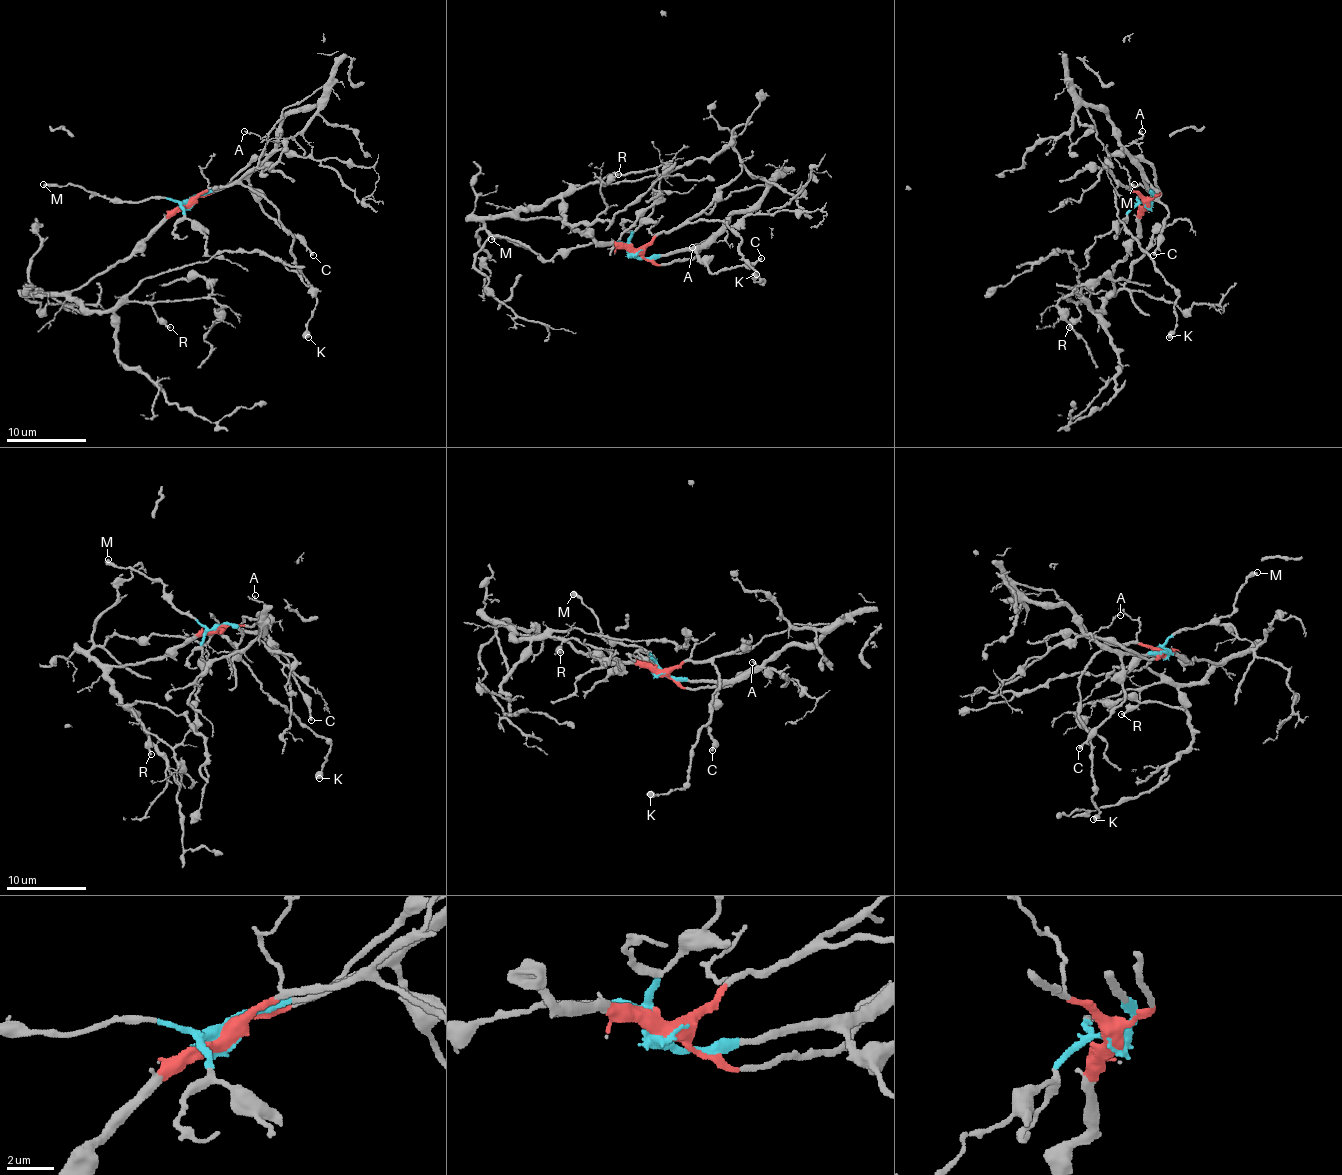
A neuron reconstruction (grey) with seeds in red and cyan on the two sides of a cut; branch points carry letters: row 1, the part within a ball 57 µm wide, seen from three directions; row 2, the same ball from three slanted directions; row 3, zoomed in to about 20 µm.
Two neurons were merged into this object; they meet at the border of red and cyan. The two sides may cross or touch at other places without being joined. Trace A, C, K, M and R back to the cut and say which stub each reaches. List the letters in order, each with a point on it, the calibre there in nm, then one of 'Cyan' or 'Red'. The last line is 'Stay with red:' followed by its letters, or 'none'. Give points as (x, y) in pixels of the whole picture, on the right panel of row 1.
A: Place: (1142, 131). Thickness 140 nm. Cyan
C: Place: (1153, 255). Thickness 220 nm. Cyan
K: Place: (1169, 337). Thickness 550 nm. Red
M: Place: (1134, 184). Thickness 360 nm. Cyan
R: Place: (1069, 327). Thickness 170 nm. Red
Stay with red: K, R

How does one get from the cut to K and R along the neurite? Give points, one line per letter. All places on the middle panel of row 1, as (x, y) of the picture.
K: (637, 254), (659, 234), (721, 220), (741, 238), (745, 262), (765, 282), (757, 282), (757, 274)
R: (637, 254), (597, 244), (557, 218), (519, 216), (575, 190), (595, 184), (605, 186), (619, 174)

